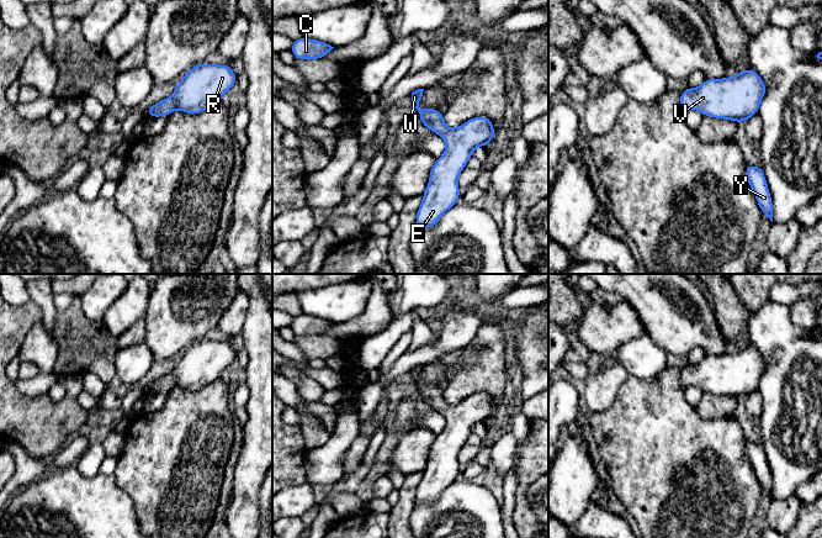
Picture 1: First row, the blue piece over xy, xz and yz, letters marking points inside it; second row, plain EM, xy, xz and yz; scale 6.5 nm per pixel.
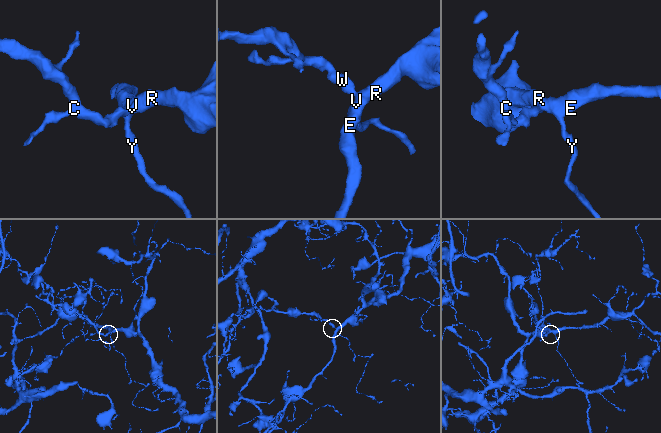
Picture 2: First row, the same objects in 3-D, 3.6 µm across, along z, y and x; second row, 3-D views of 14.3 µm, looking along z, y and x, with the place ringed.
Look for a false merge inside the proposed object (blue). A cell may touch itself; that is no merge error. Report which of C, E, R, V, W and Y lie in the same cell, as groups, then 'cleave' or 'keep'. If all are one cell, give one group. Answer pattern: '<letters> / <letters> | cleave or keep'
C E R V W Y | keep

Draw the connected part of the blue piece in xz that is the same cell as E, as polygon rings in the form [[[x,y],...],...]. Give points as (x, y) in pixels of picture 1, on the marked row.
[[[418,89],[412,93],[413,107],[420,114],[421,125],[444,138],[446,151],[431,167],[423,202],[415,216],[417,228],[434,227],[458,202],[458,176],[462,169],[471,159],[473,149],[488,146],[495,133],[492,121],[486,116],[476,116],[450,130],[444,122],[442,112],[419,107],[423,91],[424,89]]]

